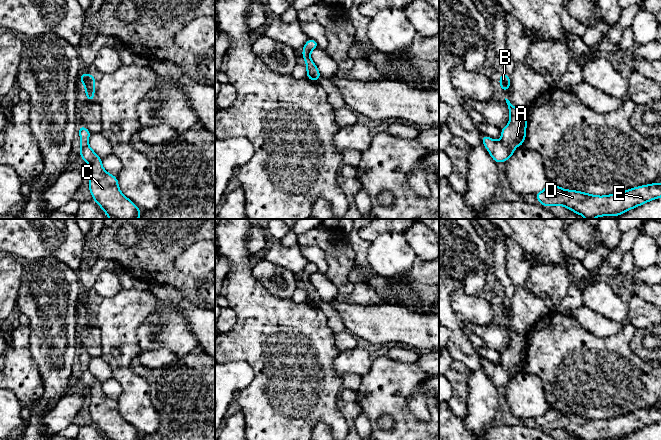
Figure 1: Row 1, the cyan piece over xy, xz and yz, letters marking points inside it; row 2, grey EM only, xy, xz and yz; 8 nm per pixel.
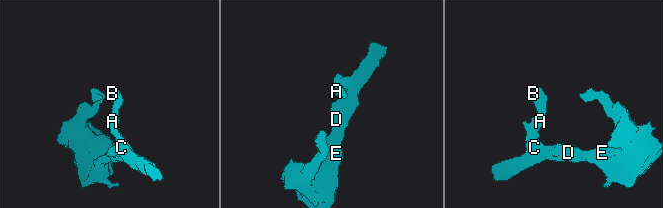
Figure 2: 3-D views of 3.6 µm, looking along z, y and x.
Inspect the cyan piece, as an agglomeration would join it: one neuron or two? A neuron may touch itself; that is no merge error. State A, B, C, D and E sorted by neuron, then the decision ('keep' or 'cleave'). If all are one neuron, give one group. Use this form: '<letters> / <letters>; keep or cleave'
A B C D E; keep

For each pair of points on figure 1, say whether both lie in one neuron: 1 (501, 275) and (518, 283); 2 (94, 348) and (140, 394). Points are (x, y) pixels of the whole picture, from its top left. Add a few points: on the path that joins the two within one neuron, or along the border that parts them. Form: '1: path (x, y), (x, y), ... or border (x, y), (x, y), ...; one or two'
1: border (505, 256), (506, 274), (513, 286), (510, 303); two
2: border (100, 330), (99, 356); two

